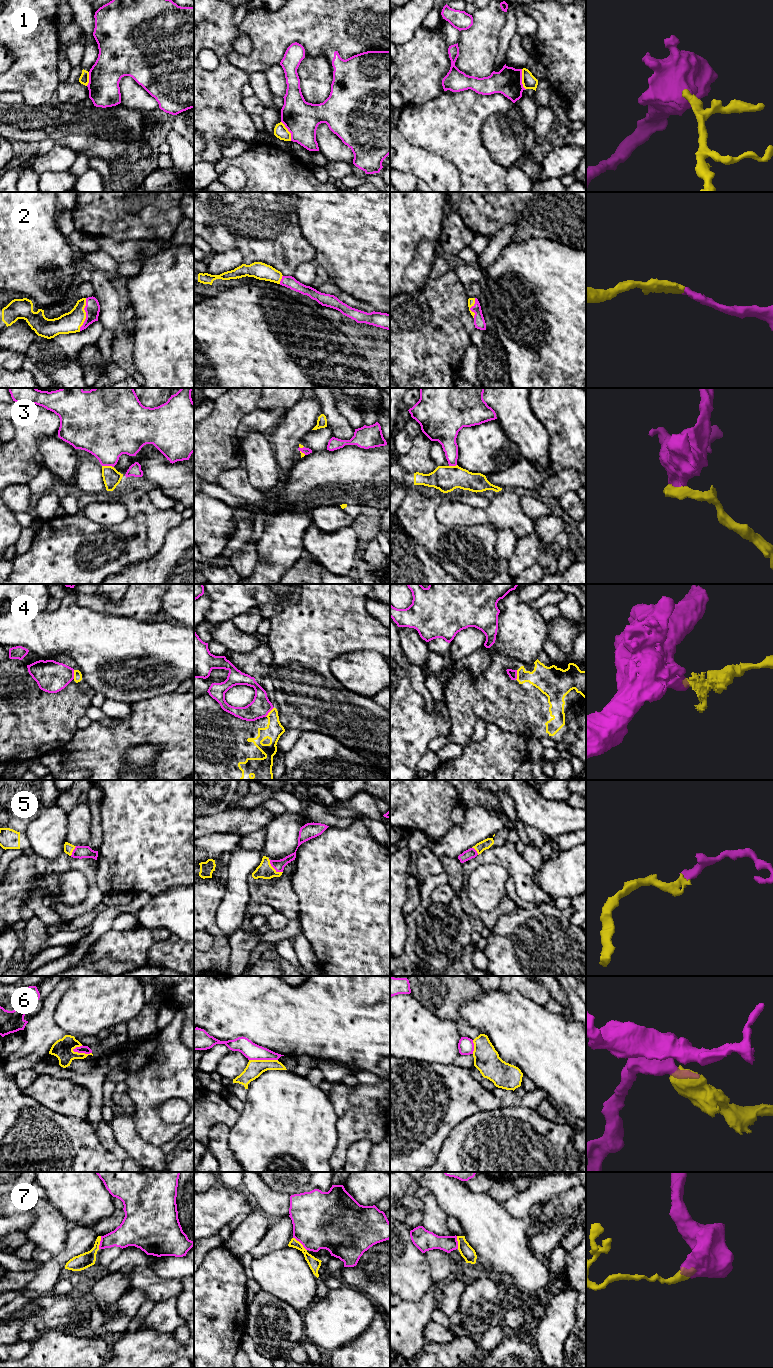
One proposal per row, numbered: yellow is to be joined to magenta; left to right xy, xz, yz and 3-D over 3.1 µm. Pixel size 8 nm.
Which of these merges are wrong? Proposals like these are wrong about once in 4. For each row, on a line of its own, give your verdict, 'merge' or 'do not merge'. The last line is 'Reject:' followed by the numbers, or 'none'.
1: do not merge
2: merge
3: do not merge
4: do not merge
5: merge
6: do not merge
7: do not merge
Reject: 1, 3, 4, 6, 7

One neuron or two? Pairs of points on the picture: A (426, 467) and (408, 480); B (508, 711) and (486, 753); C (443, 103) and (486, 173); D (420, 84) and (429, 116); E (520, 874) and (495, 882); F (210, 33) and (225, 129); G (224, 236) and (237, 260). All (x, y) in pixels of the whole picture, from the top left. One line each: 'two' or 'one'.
A: two
B: two
C: one
D: two
E: two
F: one
G: two

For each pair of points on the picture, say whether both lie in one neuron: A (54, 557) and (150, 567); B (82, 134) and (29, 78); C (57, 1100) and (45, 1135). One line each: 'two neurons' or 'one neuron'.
A: two neurons
B: two neurons
C: two neurons

